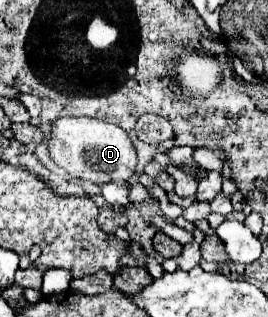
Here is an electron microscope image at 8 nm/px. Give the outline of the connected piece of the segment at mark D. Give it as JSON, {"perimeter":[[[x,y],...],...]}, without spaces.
{"perimeter":[[[58,118],[50,130],[48,152],[52,162],[58,168],[64,168],[72,178],[90,180],[94,184],[126,182],[136,172],[136,150],[128,134],[114,124],[96,118]]]}

